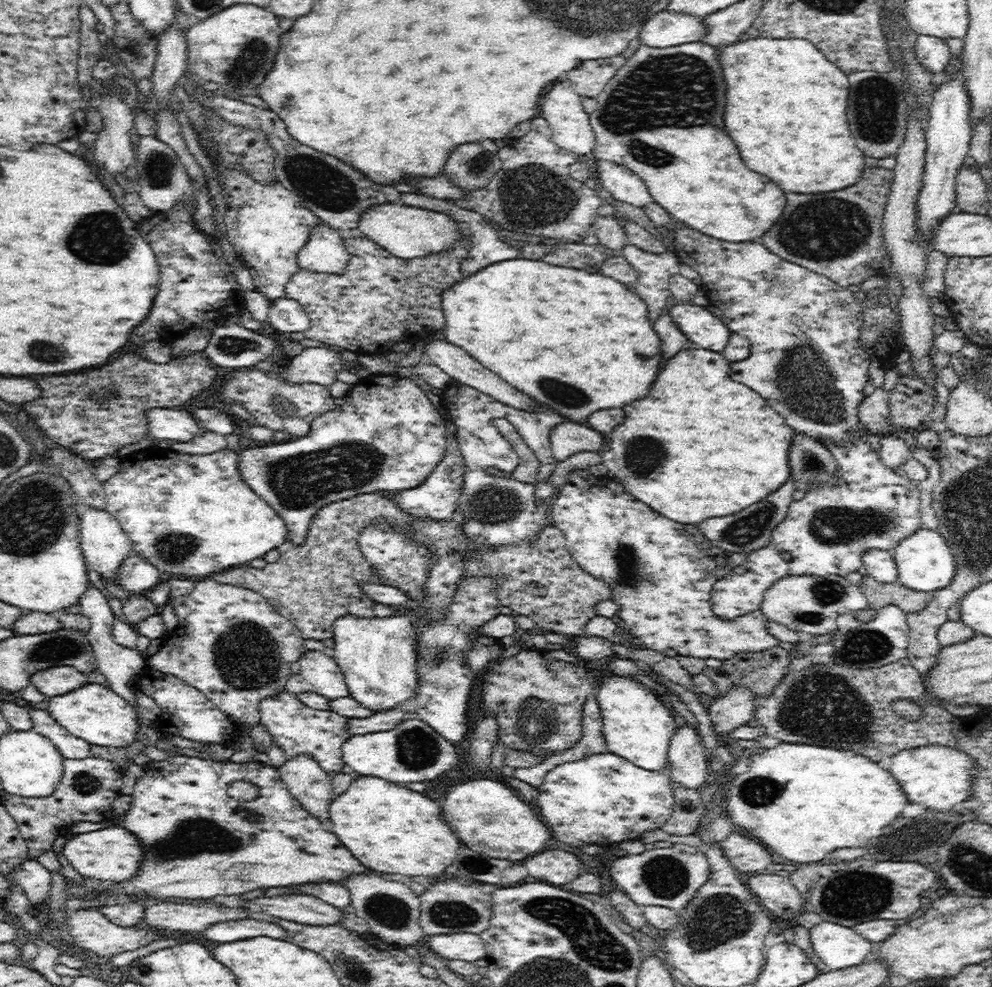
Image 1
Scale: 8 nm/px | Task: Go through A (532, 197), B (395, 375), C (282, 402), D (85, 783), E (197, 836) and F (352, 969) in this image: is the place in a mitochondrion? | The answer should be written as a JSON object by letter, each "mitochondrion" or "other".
{"A":"mitochondrion","B":"other","C":"mitochondrion","D":"mitochondrion","E":"mitochondrion","F":"mitochondrion"}

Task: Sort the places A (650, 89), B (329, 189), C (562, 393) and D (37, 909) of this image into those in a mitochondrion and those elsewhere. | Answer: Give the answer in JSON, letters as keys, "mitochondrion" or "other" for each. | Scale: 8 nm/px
{"A":"mitochondrion","B":"mitochondrion","C":"mitochondrion","D":"other"}

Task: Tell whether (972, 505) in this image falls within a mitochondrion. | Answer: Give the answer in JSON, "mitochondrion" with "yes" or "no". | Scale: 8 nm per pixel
{"mitochondrion":"yes"}

